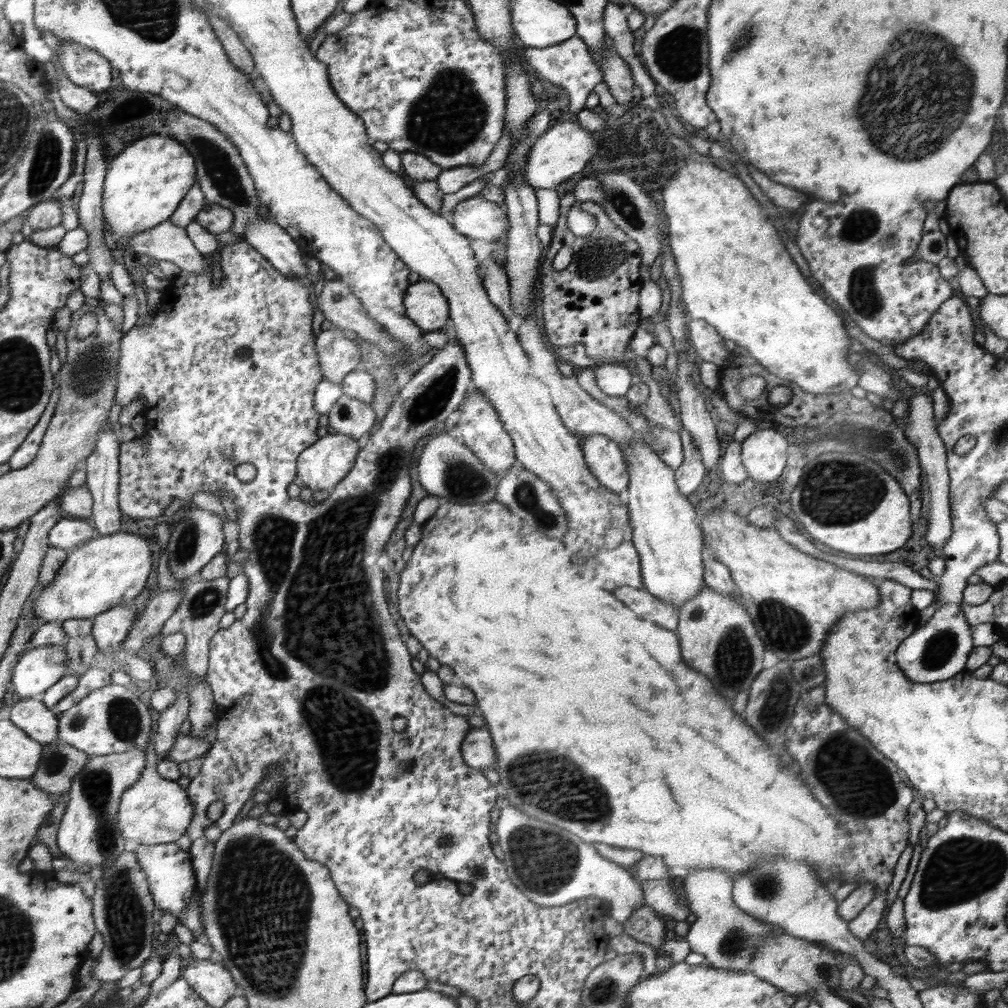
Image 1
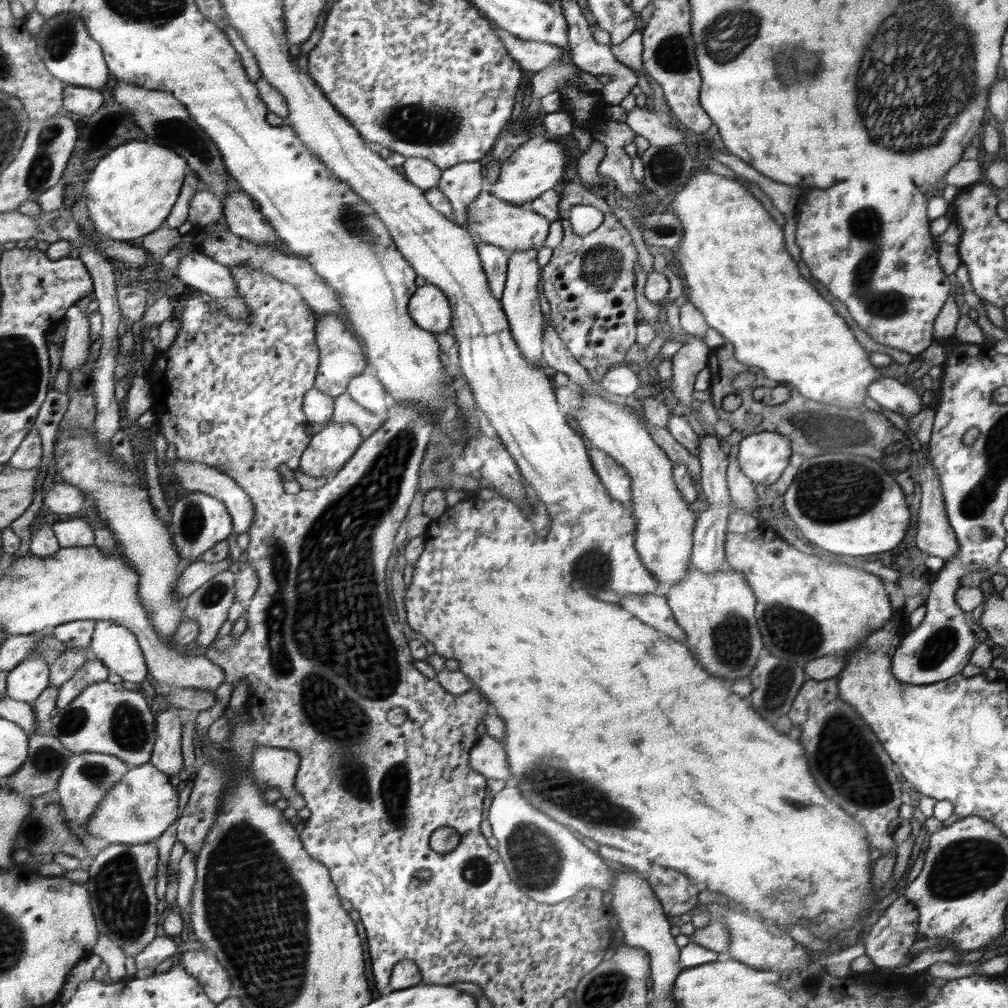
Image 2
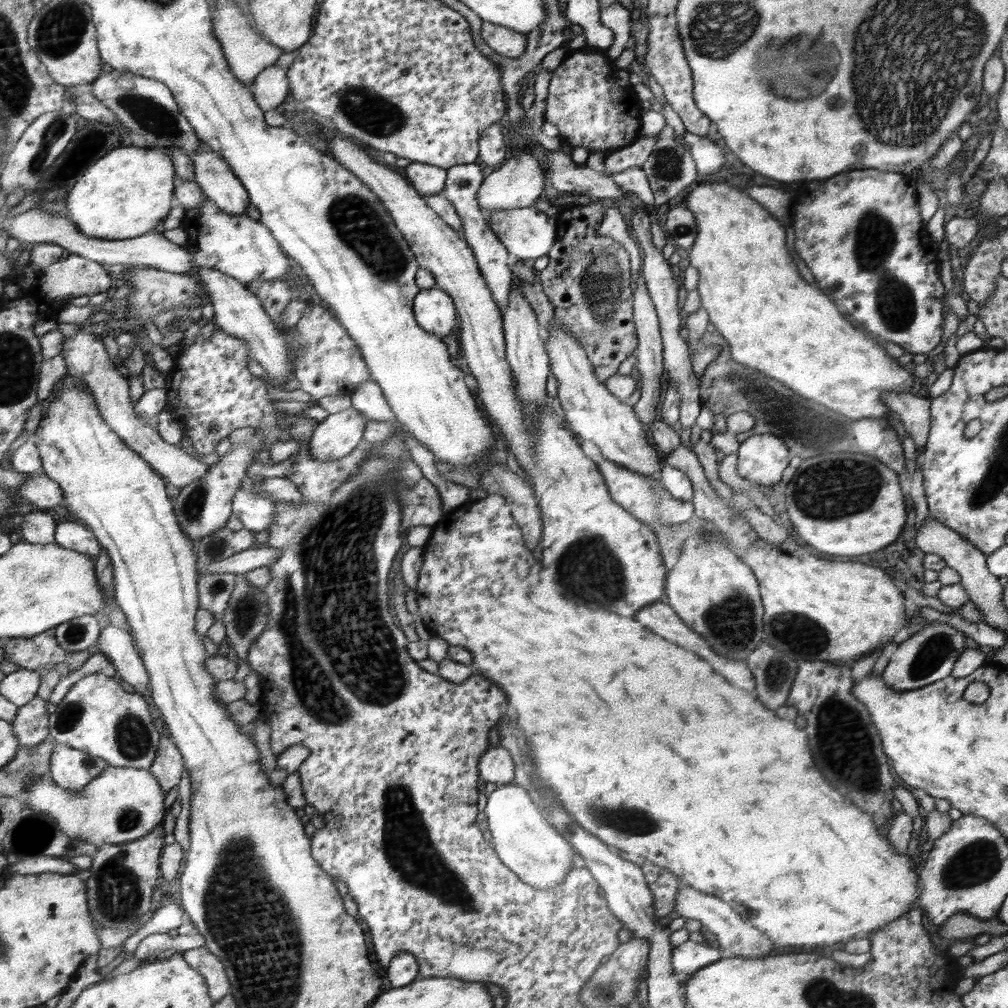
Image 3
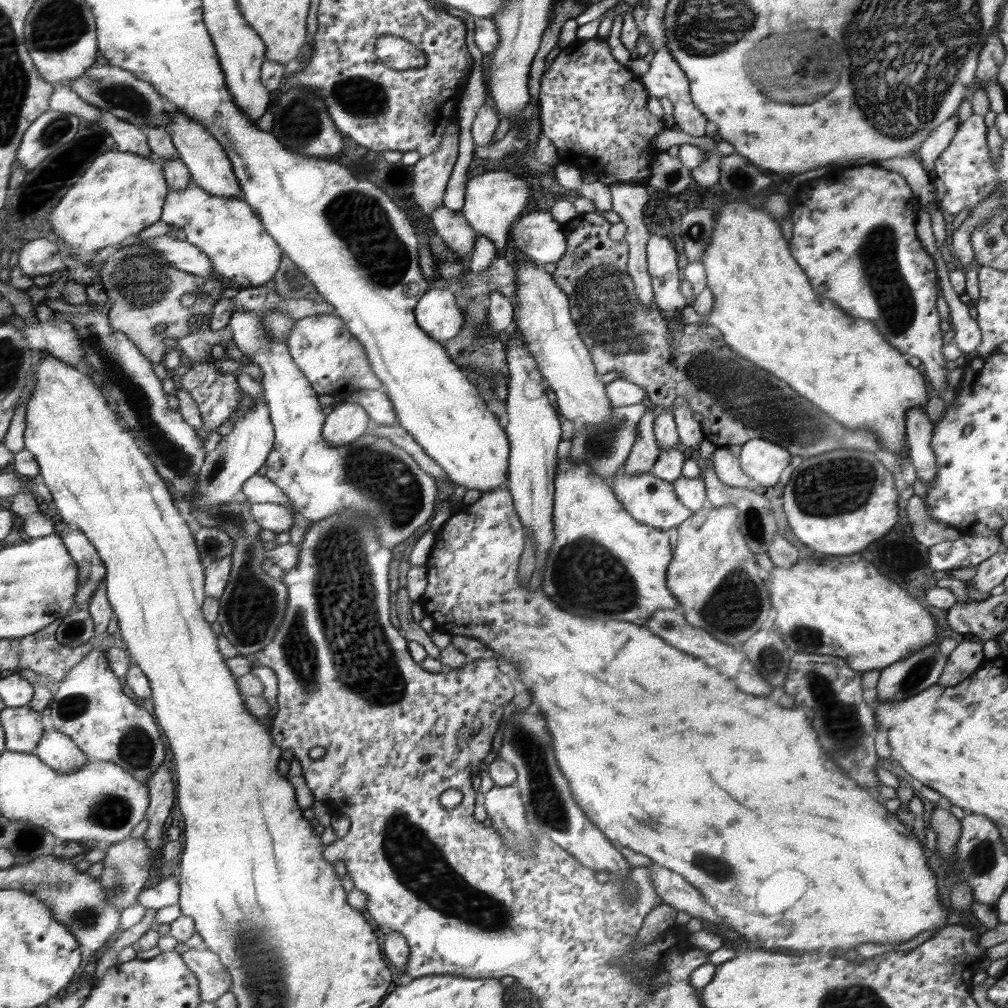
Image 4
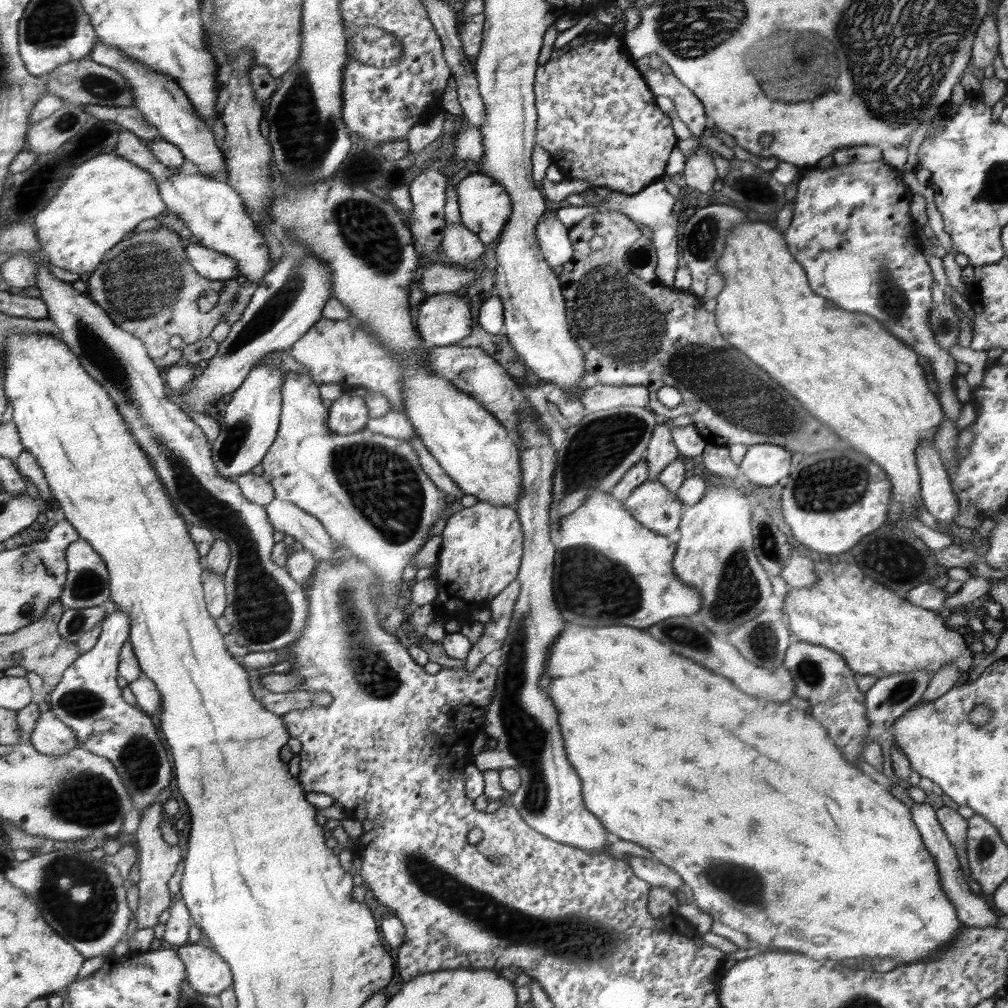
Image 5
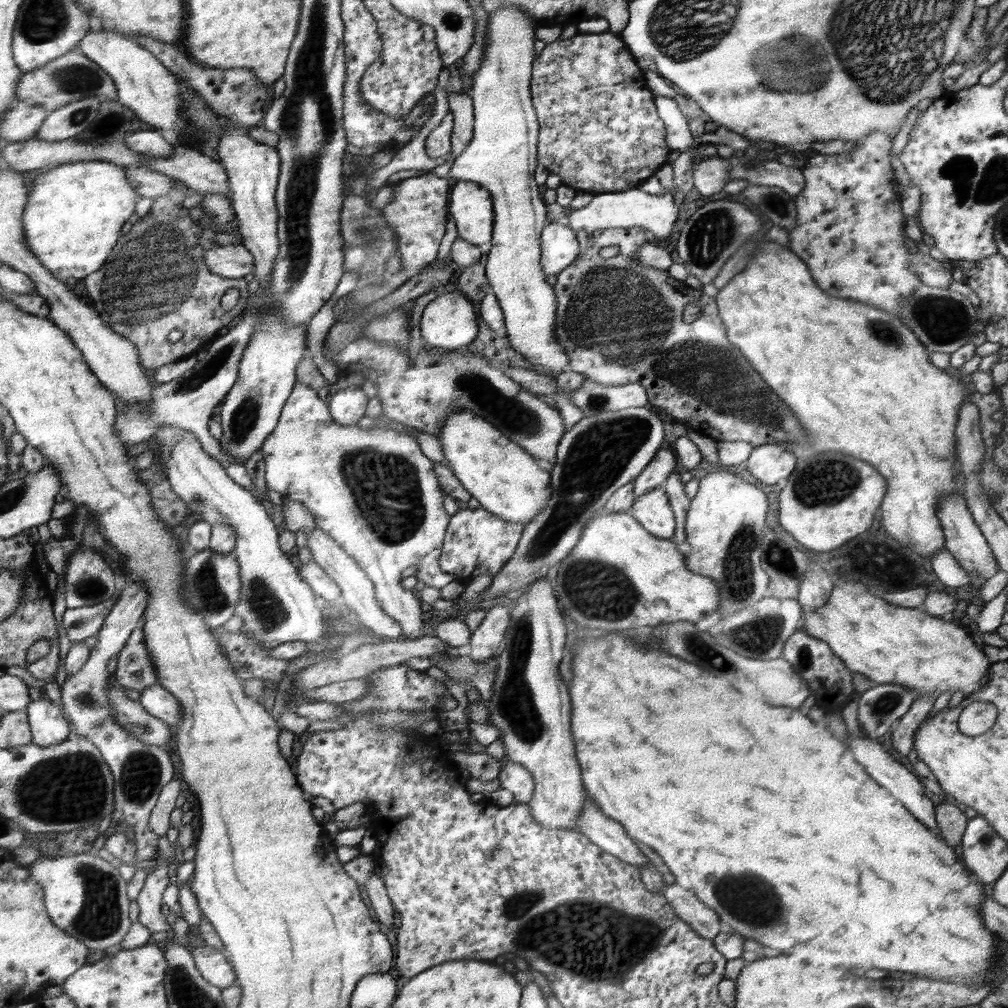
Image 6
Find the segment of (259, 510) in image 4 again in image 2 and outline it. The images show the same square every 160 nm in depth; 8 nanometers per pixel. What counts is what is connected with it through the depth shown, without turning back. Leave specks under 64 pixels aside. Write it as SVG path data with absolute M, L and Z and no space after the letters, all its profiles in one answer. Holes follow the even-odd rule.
M178 459L174 461L174 474L188 491L207 493L222 500L234 520L237 534L247 532L253 521L254 507L251 498L232 477L216 467Z

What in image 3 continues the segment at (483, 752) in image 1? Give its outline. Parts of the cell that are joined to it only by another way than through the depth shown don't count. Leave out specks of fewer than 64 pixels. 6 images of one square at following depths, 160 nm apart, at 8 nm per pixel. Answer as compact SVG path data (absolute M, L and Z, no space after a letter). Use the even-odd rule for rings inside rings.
M490 745L479 764L480 776L485 782L494 782L497 785L512 783L516 764L509 750L502 745Z

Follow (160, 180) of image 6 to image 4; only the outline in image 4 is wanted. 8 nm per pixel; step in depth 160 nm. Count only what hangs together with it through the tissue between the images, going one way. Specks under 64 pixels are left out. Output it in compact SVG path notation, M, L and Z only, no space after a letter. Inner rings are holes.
M191 180L185 190L169 189L162 210L161 219L167 225L174 224L183 230L186 234L186 241L206 253L210 259L214 276L229 281L234 288L265 285L269 280L273 280L283 252L272 236L264 231L260 217L253 213L252 207L246 201L242 201L238 197L214 196Z

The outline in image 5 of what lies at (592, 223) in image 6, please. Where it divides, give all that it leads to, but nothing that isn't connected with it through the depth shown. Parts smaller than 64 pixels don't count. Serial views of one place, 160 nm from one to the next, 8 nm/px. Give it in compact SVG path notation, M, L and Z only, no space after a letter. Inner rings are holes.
M656 181L650 186L646 186L636 194L624 194L618 191L612 191L608 197L597 198L593 203L588 206L575 206L569 205L557 210L556 218L562 221L568 228L576 227L578 222L583 218L593 215L594 213L622 213L628 216L630 220L635 223L640 223L641 226L646 227L649 232L649 239L655 248L657 265L655 268L655 282L660 284L667 284L672 287L675 279L675 272L677 271L677 254L678 248L677 239L680 234L679 219L673 213L673 206L676 202L676 197L666 191L666 187L662 181Z

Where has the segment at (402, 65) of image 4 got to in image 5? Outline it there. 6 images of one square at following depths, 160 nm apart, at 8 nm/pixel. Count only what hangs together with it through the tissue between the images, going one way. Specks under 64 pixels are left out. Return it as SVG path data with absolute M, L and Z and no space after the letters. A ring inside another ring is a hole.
M376 25L359 28L348 41L348 52L361 63L378 68L398 64L403 57L397 38Z

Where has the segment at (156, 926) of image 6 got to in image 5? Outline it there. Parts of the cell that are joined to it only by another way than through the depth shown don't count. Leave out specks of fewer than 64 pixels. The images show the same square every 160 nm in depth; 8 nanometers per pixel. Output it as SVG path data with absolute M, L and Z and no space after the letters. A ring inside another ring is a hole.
M158 798L147 811L141 812L141 819L139 827L134 834L136 846L140 849L140 859L138 860L138 872L140 873L139 900L136 915L137 930L152 928L158 924L158 916L169 908L173 902L174 896L169 889L170 878L176 872L176 866L182 858L182 850L176 844L170 846L168 842L163 839L163 832L160 830L162 807Z

